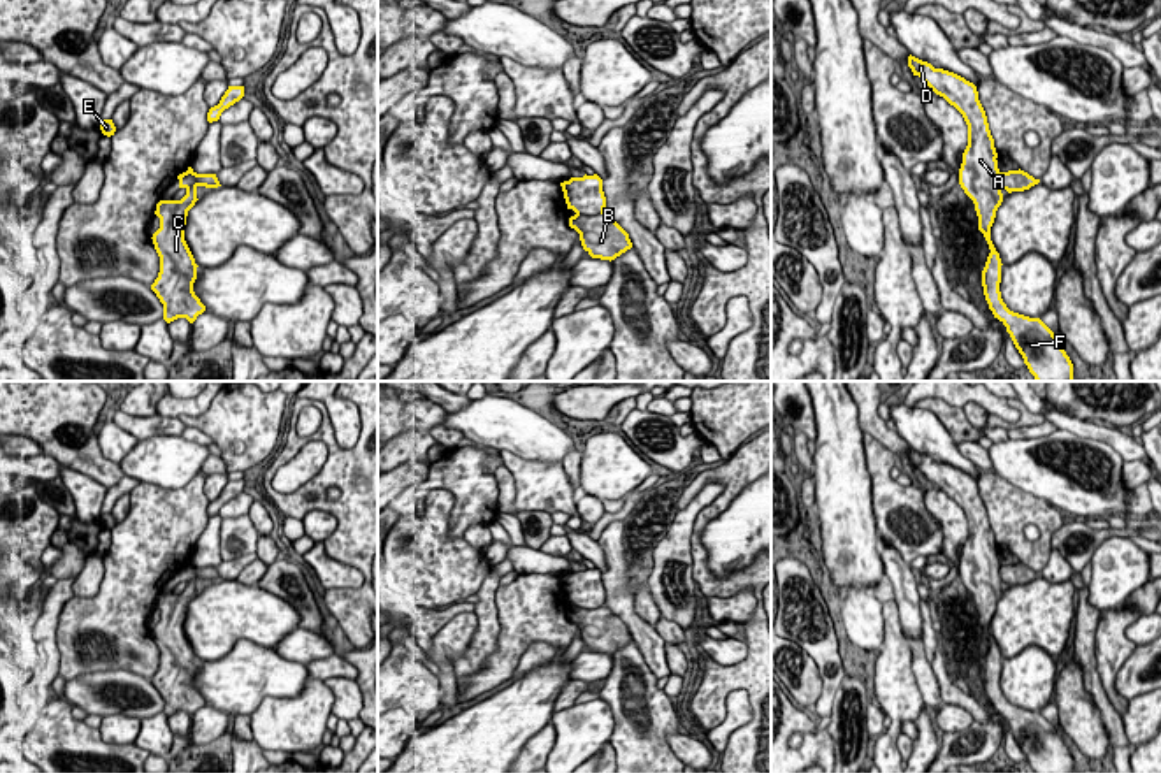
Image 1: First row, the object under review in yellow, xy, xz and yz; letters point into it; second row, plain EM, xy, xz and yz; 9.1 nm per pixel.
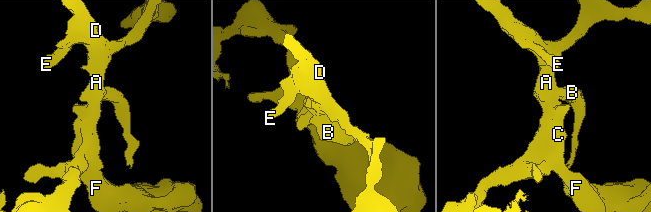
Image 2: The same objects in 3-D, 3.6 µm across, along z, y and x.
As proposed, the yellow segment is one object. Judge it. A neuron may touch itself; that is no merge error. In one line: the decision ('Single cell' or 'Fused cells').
Fused cells

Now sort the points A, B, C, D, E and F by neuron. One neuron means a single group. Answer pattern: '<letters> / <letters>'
A C D E F / B

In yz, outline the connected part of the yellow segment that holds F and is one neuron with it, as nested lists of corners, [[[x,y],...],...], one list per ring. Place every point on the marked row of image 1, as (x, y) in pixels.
[[[908,56],[908,67],[936,95],[954,105],[968,125],[968,146],[963,153],[959,184],[973,200],[978,230],[989,244],[989,256],[982,271],[984,295],[992,311],[1010,334],[1036,381],[1073,381],[1073,364],[1054,332],[1040,320],[1013,313],[1001,299],[1001,258],[991,241],[991,227],[1003,202],[998,153],[989,130],[985,111],[978,100],[977,86],[964,77],[934,69],[931,63]]]

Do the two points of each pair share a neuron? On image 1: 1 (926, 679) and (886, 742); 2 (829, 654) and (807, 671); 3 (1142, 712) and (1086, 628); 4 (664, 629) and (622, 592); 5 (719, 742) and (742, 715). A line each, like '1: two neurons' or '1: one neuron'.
1: two neurons
2: two neurons
3: two neurons
4: two neurons
5: one neuron

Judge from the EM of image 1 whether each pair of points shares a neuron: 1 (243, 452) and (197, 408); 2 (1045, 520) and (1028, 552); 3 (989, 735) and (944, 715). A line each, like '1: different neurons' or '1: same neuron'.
1: different neurons
2: same neuron
3: different neurons

